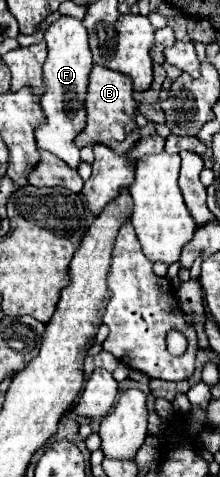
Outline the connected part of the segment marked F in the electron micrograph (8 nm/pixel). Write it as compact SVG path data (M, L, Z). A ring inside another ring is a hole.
M60 16L60 20L52 22L44 36L48 44L48 58L44 62L44 82L46 94L40 98L40 106L46 114L46 124L36 128L38 148L44 148L64 160L70 168L78 170L80 166L80 148L74 144L76 134L86 126L86 110L84 96L88 86L88 74L92 70L92 54L88 48L88 32L82 20L74 16Z

